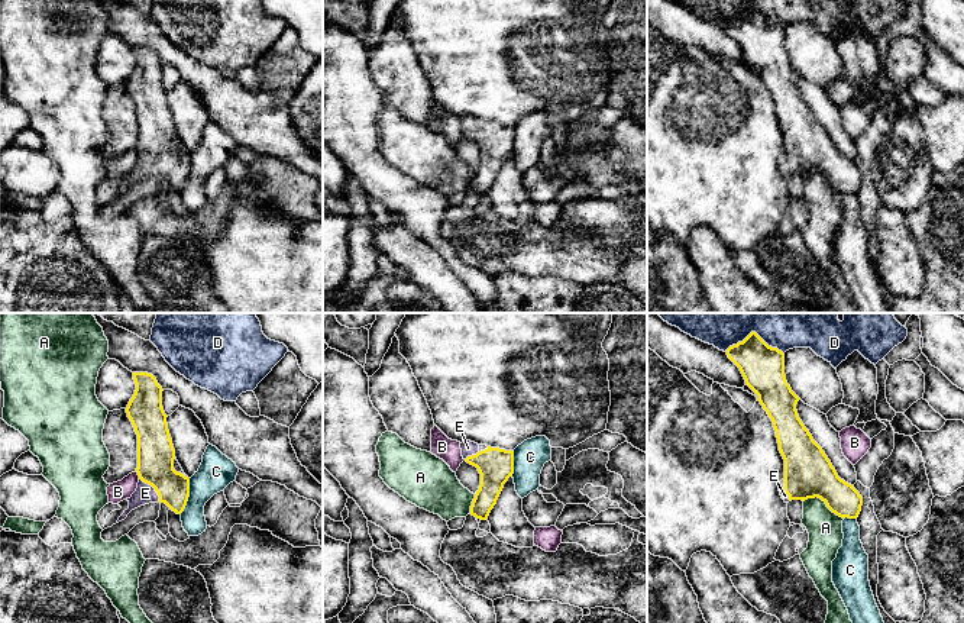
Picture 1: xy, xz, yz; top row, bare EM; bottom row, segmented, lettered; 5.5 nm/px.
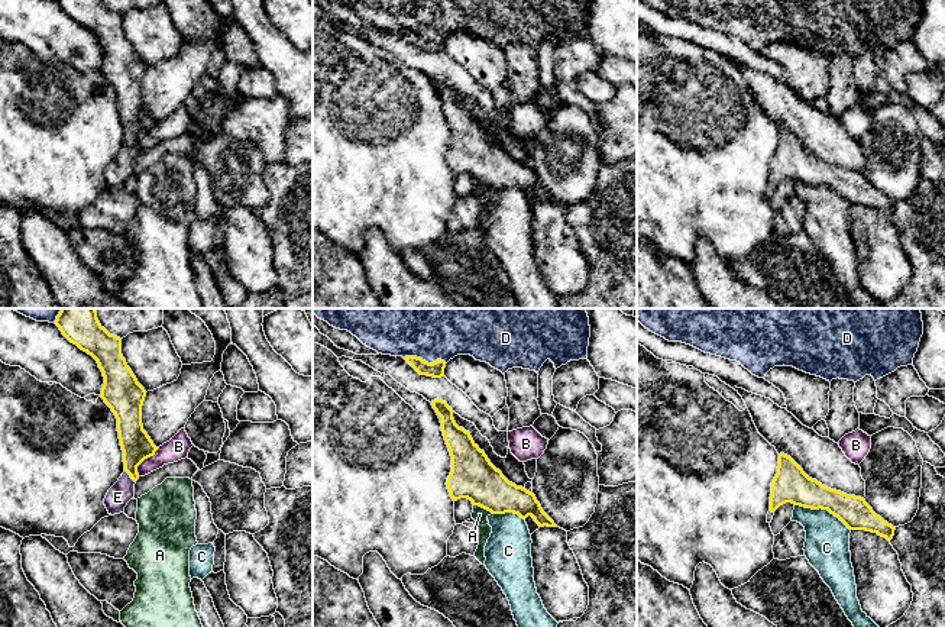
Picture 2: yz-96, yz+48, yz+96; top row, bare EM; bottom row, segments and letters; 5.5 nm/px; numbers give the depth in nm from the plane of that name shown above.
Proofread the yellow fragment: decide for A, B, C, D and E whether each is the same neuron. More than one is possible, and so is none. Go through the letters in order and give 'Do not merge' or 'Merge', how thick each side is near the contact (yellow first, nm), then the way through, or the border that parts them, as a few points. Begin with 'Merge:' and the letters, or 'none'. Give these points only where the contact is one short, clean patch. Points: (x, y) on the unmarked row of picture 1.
Merge: E
A: Do not merge. Thickness 280 nm (yellow) against 190 nm
B: Do not merge. Thickness 200 nm (yellow) against 110 nm. Boundary: xy (136, 147), (139, 154)
C: Do not merge. Thickness 200 nm (yellow) against 190 nm
D: Do not merge. Thickness 240 nm (yellow) against 140 nm
E: Merge. Thickness 200 nm (yellow) against 110 nm. Path across: xy (155, 126), (154, 162), (145, 168)

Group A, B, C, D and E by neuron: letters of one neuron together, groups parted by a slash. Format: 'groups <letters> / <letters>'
groups A / B / C / D / E

